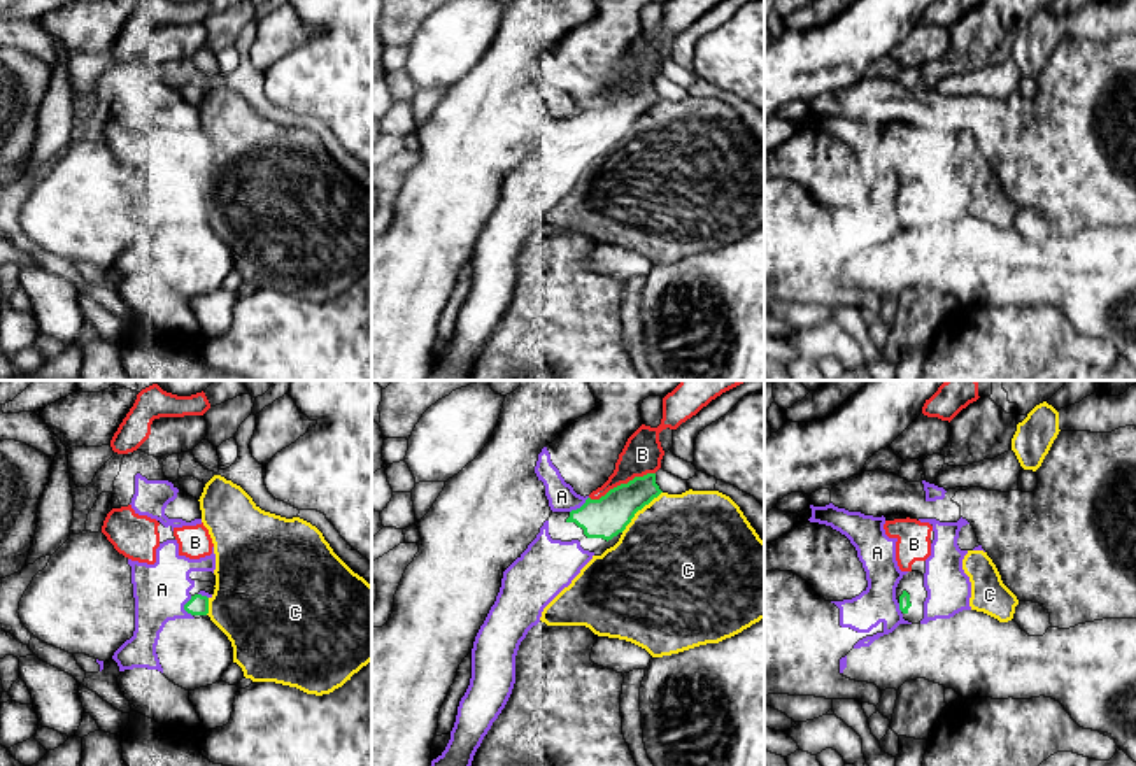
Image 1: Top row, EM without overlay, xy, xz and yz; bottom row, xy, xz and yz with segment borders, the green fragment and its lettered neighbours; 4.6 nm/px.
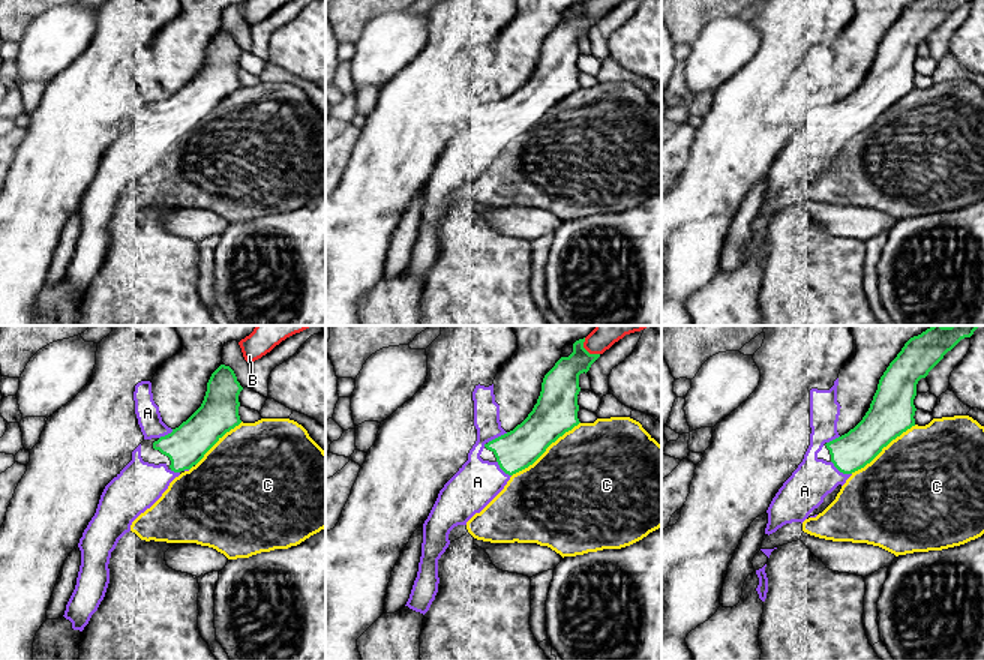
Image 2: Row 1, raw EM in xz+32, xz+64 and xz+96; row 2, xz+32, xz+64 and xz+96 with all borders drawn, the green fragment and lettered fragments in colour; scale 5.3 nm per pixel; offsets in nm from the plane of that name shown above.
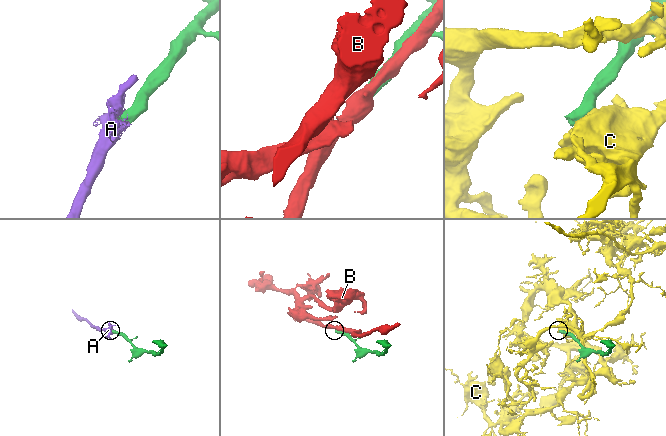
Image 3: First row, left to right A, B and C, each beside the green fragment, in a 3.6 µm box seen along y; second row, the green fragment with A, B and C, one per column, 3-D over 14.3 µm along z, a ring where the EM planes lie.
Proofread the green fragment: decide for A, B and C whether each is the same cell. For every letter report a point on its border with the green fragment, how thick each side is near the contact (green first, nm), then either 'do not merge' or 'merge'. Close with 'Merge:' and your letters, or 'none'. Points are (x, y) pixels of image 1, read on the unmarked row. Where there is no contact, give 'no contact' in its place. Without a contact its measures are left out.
A: xy (184, 214) | 100/260 nm | merge
B: xz (621, 92) | 190/180 nm | do not merge
C: xz (638, 116) | 190/480 nm | do not merge
Merge: A

